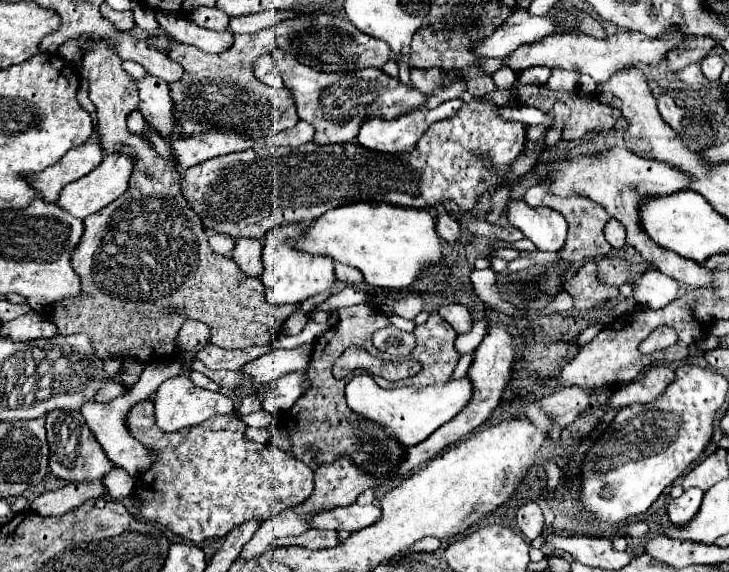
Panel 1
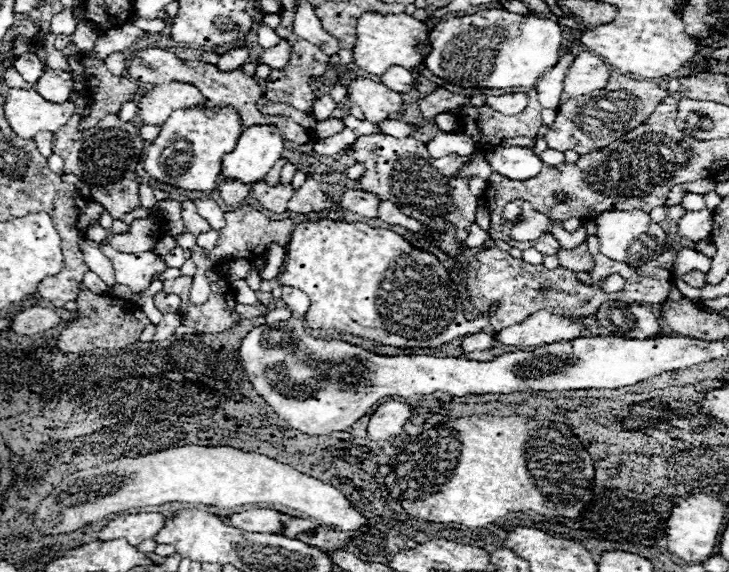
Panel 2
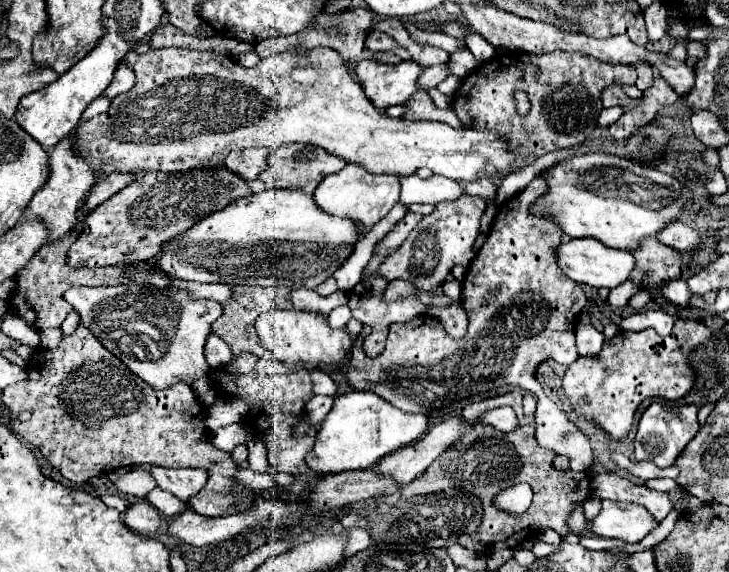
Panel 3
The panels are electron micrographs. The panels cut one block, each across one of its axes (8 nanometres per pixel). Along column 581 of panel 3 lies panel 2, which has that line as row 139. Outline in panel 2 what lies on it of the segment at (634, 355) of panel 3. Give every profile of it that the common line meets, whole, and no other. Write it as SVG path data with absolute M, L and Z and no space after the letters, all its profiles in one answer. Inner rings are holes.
M382 132L360 136L352 144L352 154L356 162L366 166L364 176L358 180L362 190L378 194L382 200L390 200L398 210L428 226L432 244L450 258L462 254L468 228L476 220L478 198L468 188L470 178L458 178L456 172L468 164L472 156L448 154L444 158L430 158L424 142L414 138L394 138Z

